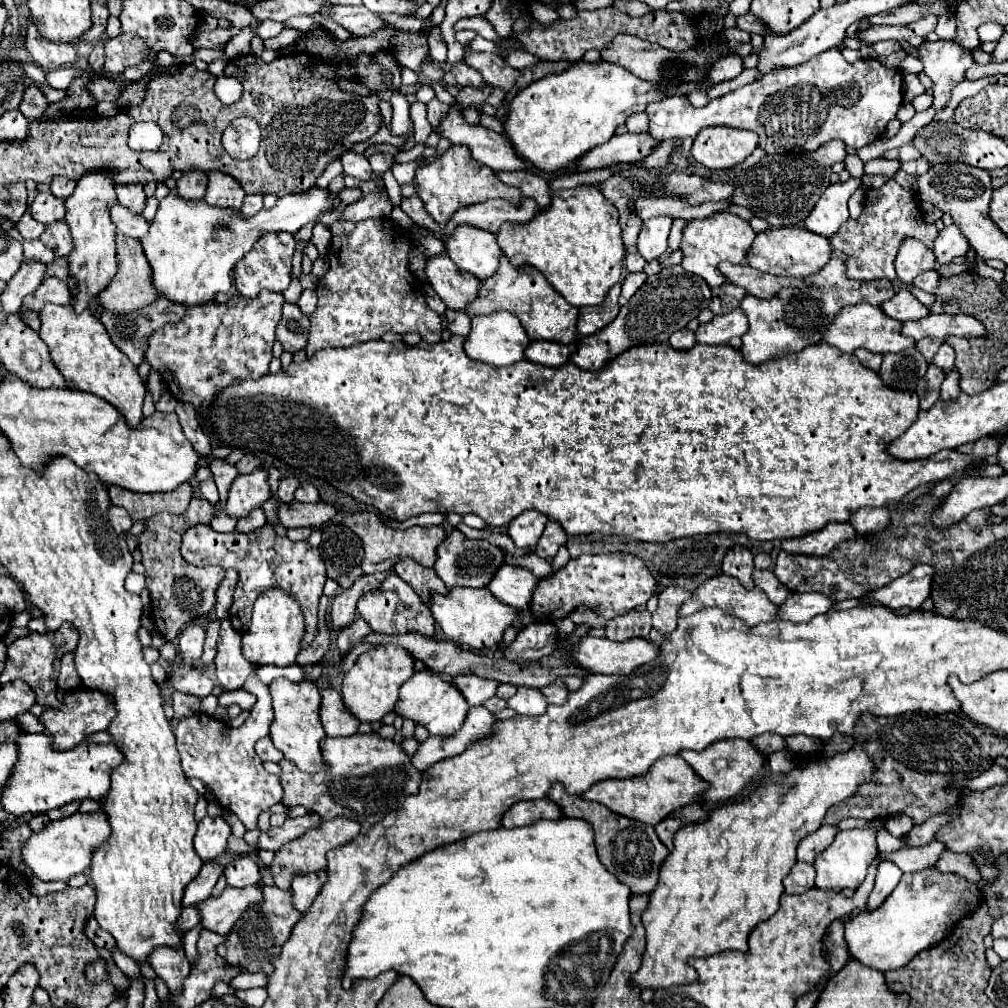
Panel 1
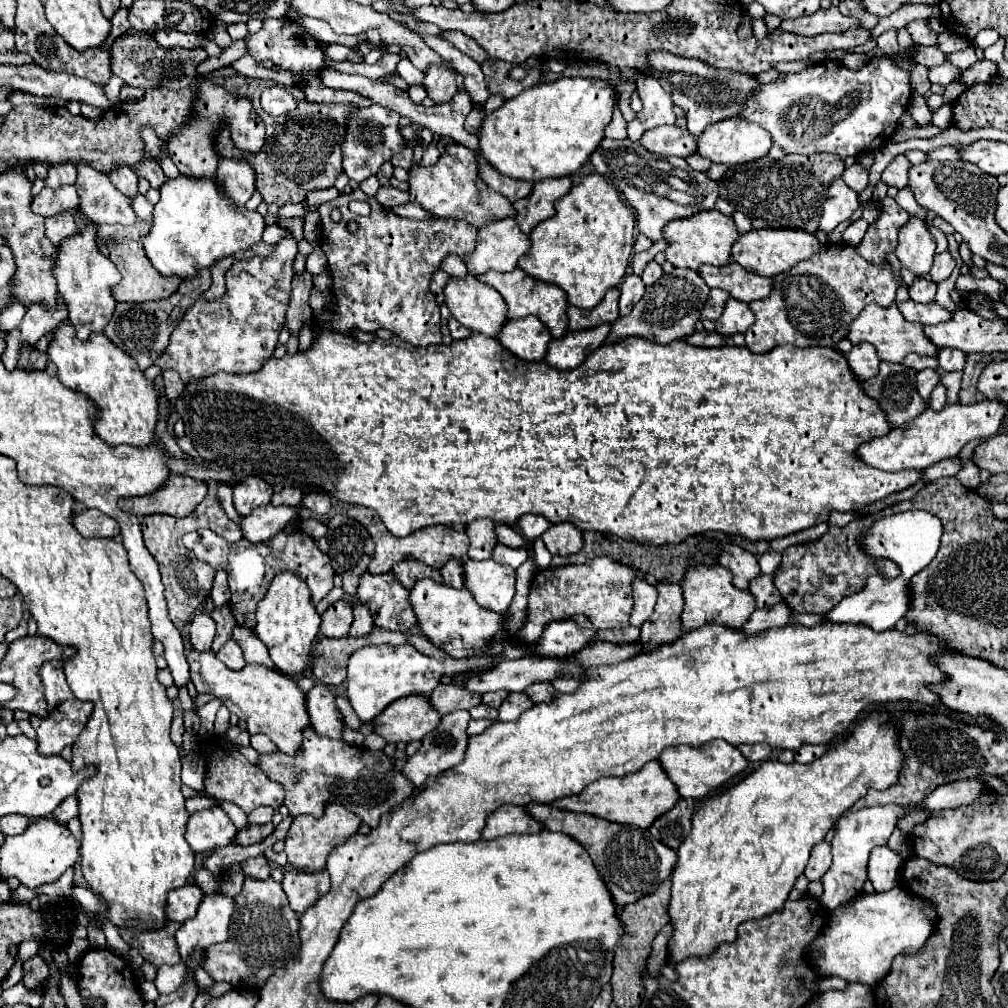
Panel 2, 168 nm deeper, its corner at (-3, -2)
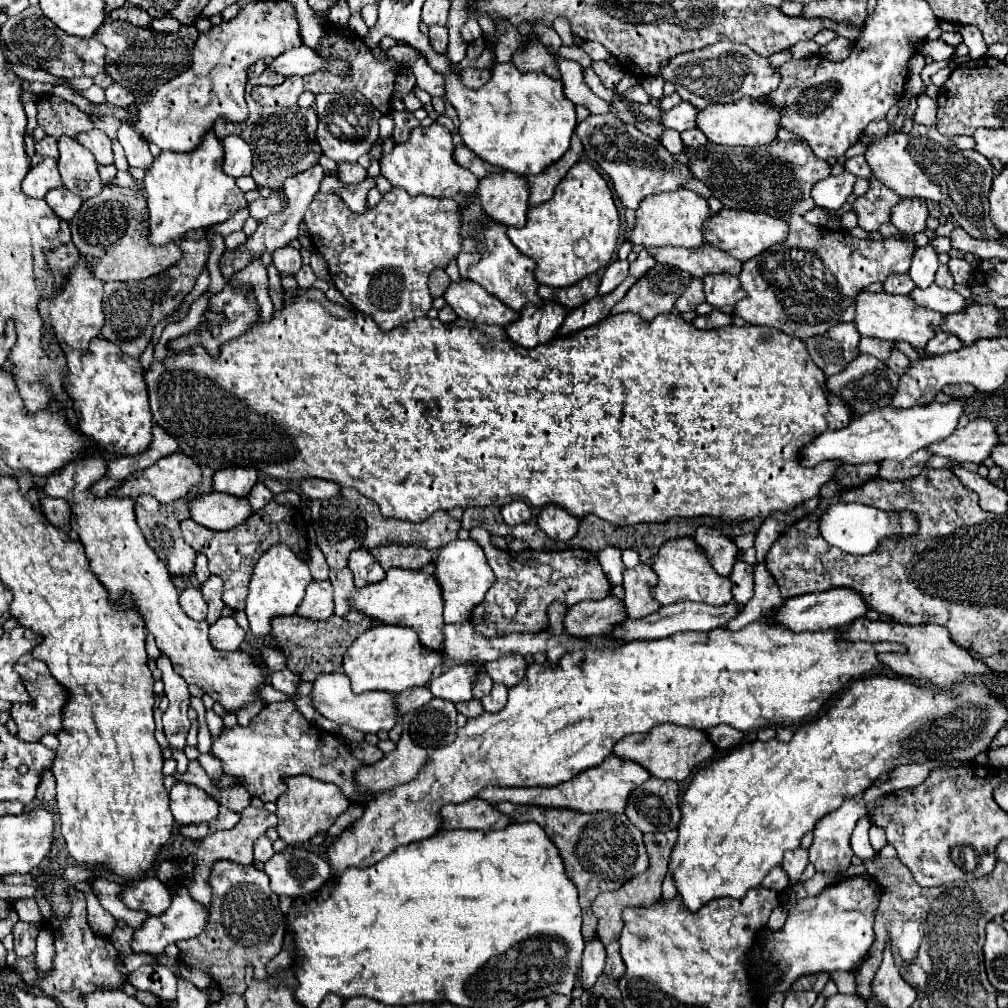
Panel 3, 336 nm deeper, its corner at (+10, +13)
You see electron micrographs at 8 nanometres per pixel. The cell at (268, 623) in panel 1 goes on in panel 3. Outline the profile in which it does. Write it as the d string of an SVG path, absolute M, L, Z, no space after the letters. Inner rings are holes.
M276 543L272 545L256 563L254 567L254 575L250 579L250 593L246 599L246 617L250 621L250 629L252 633L264 637L270 633L270 621L274 617L282 617L282 615L294 615L298 605L304 599L304 591L308 587L308 583L312 581L310 569L308 565L296 555L292 553L292 549L288 549L288 545L284 543Z

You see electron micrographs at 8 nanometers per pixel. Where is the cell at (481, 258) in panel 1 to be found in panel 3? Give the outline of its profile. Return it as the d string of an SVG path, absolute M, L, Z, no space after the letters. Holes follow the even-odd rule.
M502 171L480 179L478 195L484 211L506 227L524 227L528 213L528 181L526 177Z

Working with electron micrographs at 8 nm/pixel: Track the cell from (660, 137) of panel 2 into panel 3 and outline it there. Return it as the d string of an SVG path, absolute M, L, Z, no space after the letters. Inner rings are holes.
M682 101L680 105L676 105L674 109L670 109L662 115L662 123L666 129L676 129L682 133L686 129L696 127L696 115L698 115L698 109L692 107L692 103Z

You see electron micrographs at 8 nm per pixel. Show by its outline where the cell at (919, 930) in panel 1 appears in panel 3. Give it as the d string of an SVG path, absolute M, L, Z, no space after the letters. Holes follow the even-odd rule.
M870 877L842 879L824 889L818 897L798 899L788 911L788 919L780 931L770 927L760 929L752 951L748 951L750 969L758 971L758 981L764 991L764 1001L774 991L788 991L792 983L810 973L856 971L874 941L874 909L878 907L880 889Z

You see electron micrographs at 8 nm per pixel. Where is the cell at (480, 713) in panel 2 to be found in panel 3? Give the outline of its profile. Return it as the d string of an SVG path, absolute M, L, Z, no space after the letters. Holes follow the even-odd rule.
M470 699L470 701L466 701L466 703L460 703L460 705L456 705L456 709L458 709L458 713L462 713L462 715L468 717L468 719L470 719L470 717L478 717L478 715L484 713L480 699Z

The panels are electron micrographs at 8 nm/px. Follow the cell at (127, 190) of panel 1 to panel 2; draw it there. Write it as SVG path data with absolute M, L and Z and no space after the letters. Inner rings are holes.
M119 166L115 172L109 174L109 178L115 184L115 188L119 192L123 192L127 198L135 198L139 194L139 190L137 190L137 174L131 168Z

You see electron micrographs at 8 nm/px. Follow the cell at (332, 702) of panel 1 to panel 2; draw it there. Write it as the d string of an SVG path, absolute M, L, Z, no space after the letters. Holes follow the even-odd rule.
M315 684L307 692L307 712L313 724L313 730L327 738L343 738L343 716L337 706L337 694L327 684Z

